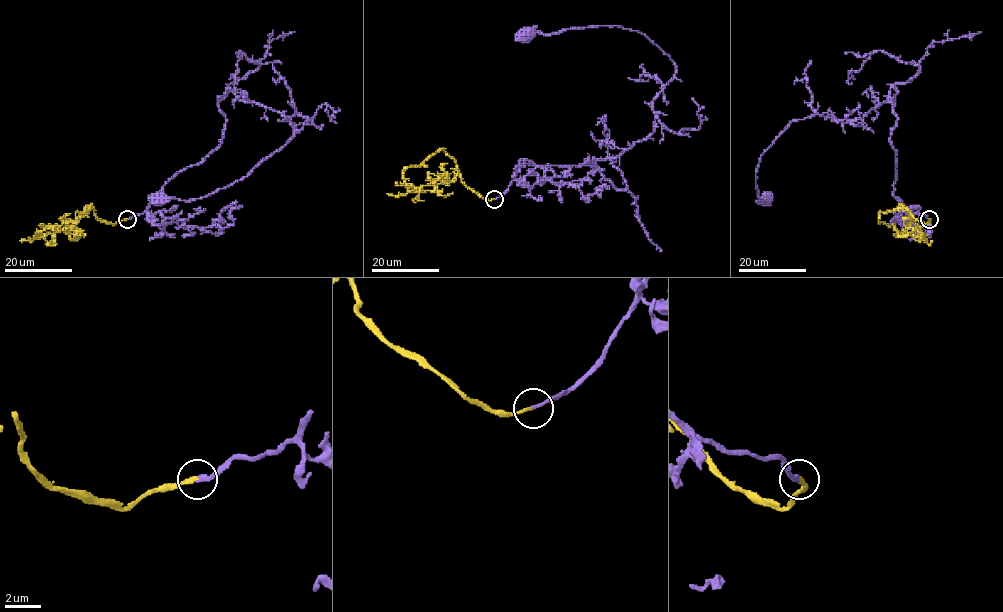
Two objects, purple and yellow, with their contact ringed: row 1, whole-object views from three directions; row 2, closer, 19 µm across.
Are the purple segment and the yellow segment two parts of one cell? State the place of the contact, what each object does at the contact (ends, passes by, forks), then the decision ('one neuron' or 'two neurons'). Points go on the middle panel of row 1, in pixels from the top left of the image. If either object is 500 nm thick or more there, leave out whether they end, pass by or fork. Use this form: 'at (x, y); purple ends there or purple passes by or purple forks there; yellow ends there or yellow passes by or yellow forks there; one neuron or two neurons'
at (494, 199); purple ends there; yellow ends there; one neuron

